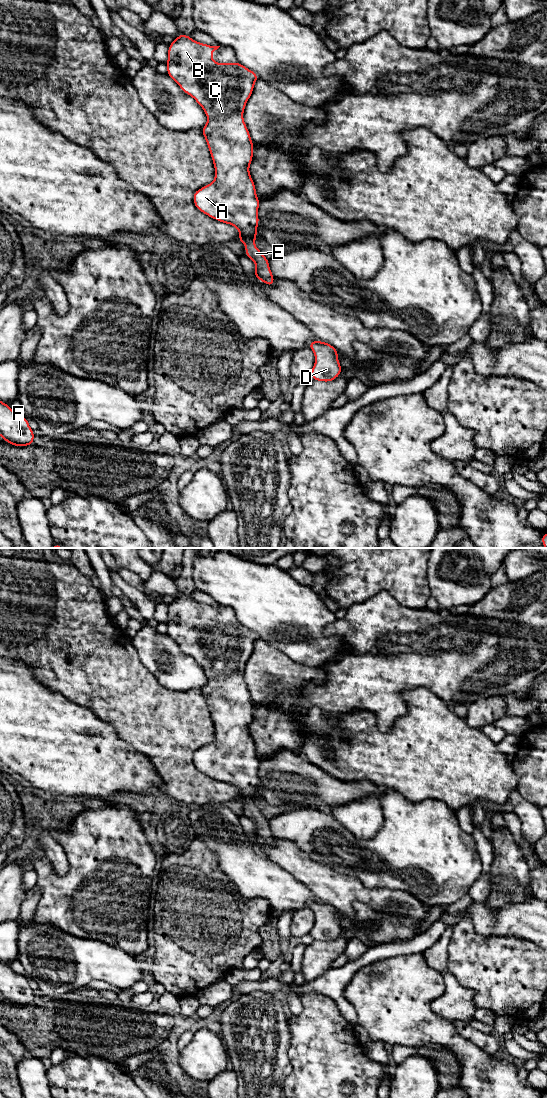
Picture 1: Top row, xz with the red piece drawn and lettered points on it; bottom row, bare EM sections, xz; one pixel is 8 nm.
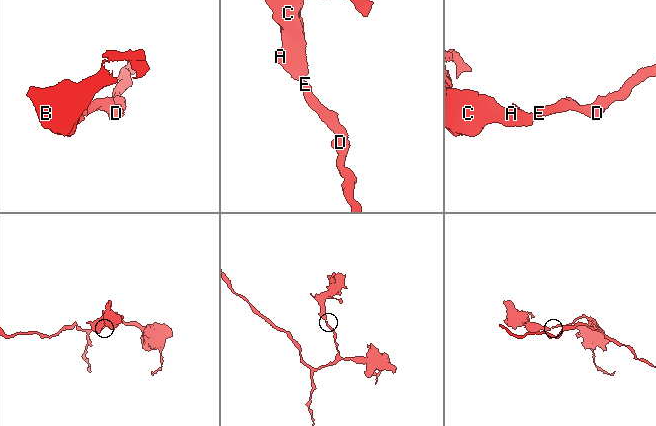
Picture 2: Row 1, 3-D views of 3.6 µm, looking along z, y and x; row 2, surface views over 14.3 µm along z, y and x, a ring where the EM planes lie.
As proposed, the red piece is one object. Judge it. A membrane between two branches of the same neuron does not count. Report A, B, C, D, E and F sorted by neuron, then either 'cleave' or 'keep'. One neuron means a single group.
A B C D E F; keep

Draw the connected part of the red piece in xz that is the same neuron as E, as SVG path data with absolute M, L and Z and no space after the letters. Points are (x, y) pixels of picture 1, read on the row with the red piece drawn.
M181 33L168 46L167 75L184 93L195 99L208 118L201 131L214 163L215 179L194 192L193 203L205 215L239 230L240 237L237 241L246 245L245 256L256 264L254 276L273 287L275 279L269 268L269 259L254 245L259 225L260 200L249 173L254 144L243 119L246 103L259 76L239 62L215 63L211 54L219 47L197 42L189 35Z

